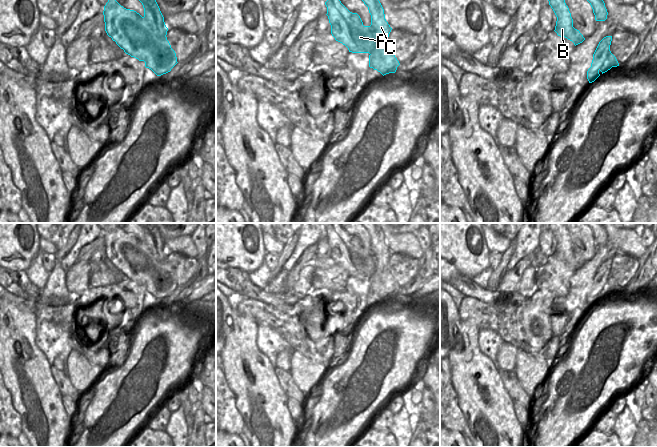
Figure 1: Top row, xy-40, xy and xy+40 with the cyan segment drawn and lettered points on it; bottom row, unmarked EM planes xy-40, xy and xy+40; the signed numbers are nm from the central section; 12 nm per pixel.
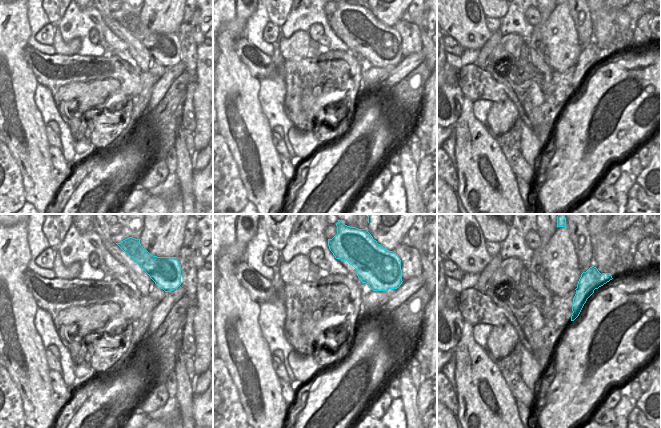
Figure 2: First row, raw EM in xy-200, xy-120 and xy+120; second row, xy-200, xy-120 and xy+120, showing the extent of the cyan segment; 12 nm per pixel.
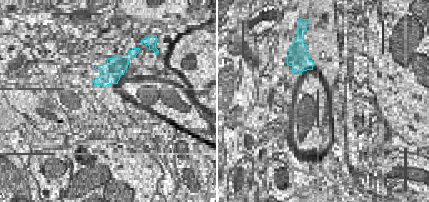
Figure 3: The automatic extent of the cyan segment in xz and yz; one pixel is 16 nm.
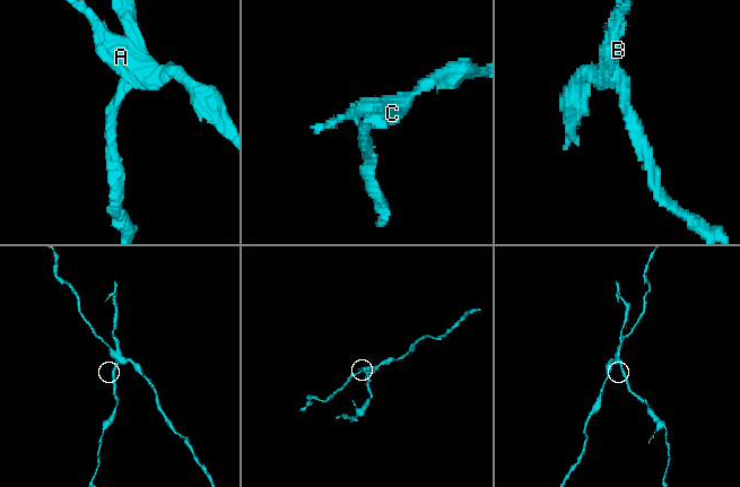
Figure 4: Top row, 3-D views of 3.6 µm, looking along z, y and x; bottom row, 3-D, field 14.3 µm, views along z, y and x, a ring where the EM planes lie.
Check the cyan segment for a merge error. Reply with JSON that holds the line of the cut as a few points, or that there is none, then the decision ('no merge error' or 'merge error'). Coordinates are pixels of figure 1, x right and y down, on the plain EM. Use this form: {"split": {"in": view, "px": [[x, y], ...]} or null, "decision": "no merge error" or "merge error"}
{"split": {"in": "xy", "px": [[387, 269], [381, 274], [383, 288], [374, 293]]}, "decision": "merge error"}

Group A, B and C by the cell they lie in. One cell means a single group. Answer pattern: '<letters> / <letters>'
A B / C

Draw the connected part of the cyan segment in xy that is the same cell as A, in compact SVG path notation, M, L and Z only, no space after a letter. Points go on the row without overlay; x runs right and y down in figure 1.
M327 223L327 240L331 258L352 277L371 277L377 267L372 250L364 250L357 237L350 236L339 223Z

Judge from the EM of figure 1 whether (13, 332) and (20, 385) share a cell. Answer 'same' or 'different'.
same

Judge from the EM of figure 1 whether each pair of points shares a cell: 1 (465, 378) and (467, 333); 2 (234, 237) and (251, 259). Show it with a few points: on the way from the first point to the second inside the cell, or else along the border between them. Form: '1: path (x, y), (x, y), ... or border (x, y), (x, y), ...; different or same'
1: path (469, 367), (469, 344); same
2: path (238, 242), (247, 254); same

